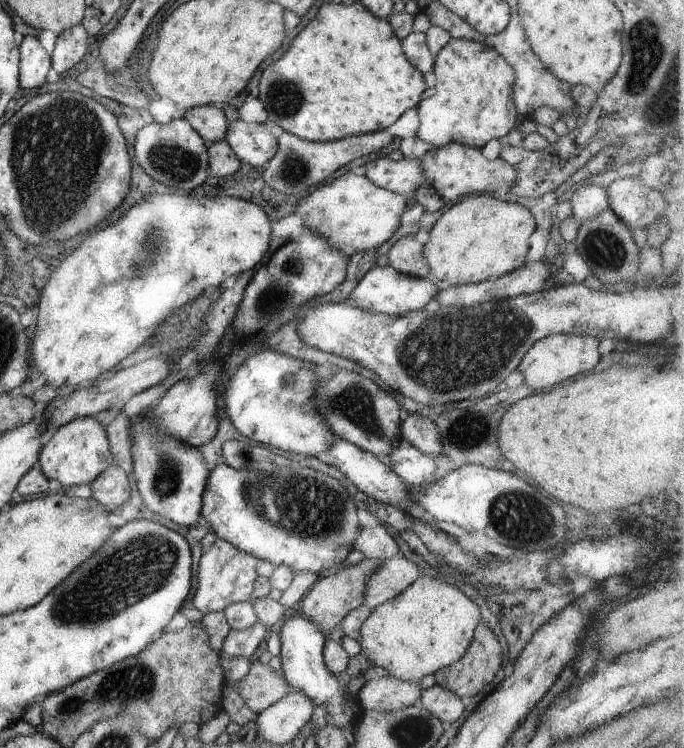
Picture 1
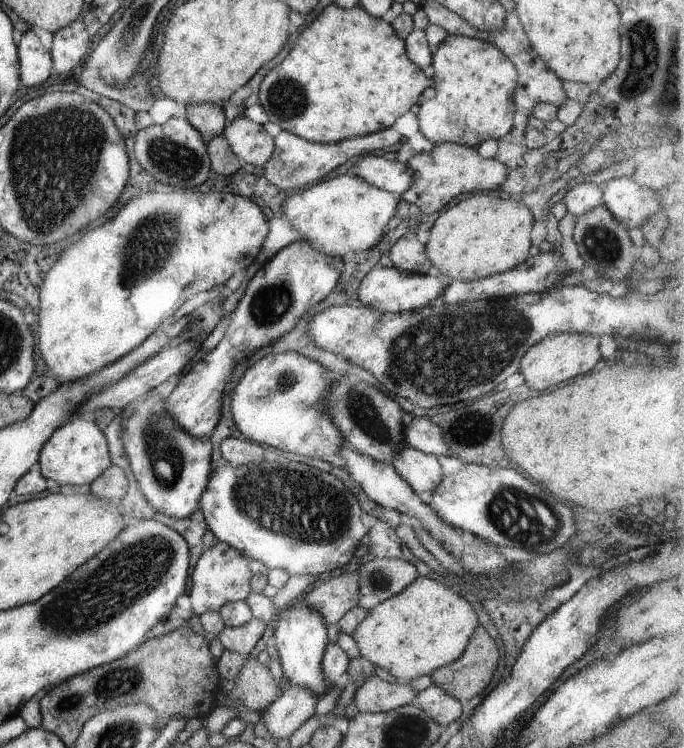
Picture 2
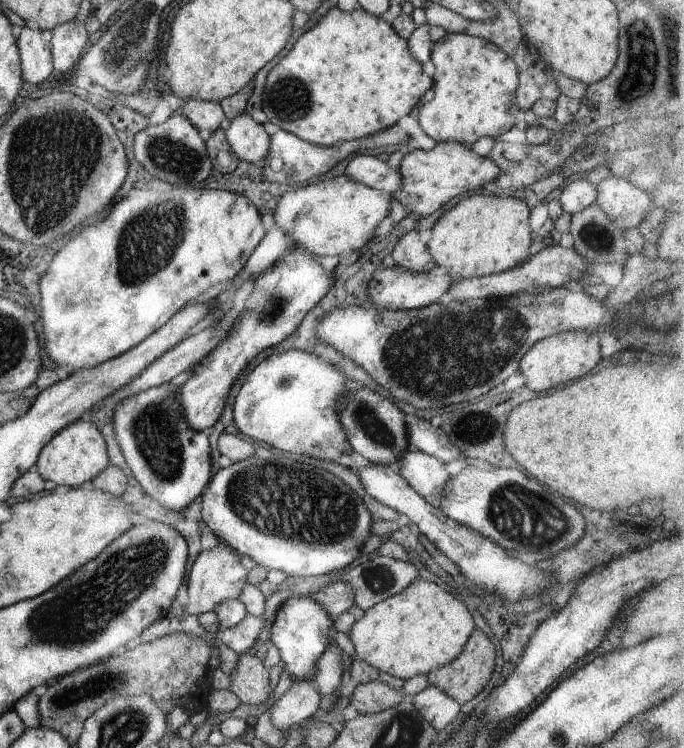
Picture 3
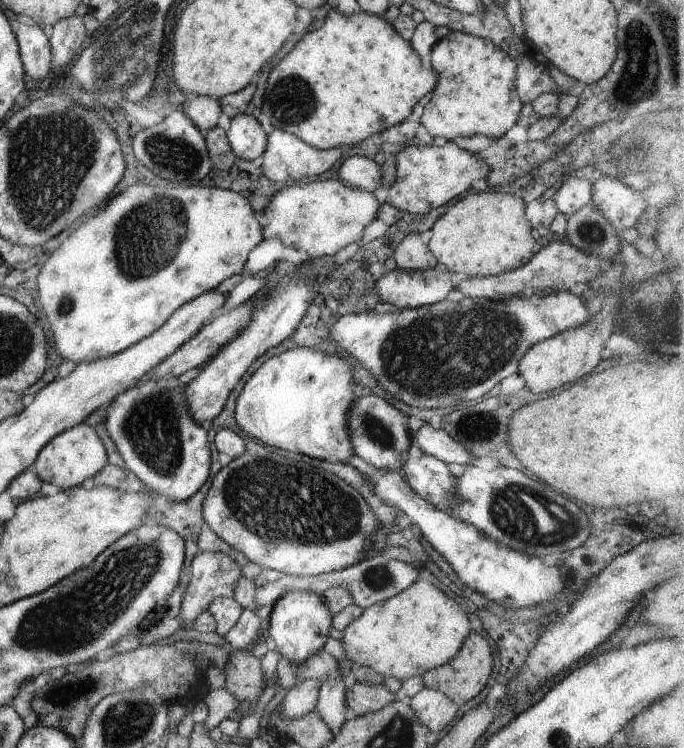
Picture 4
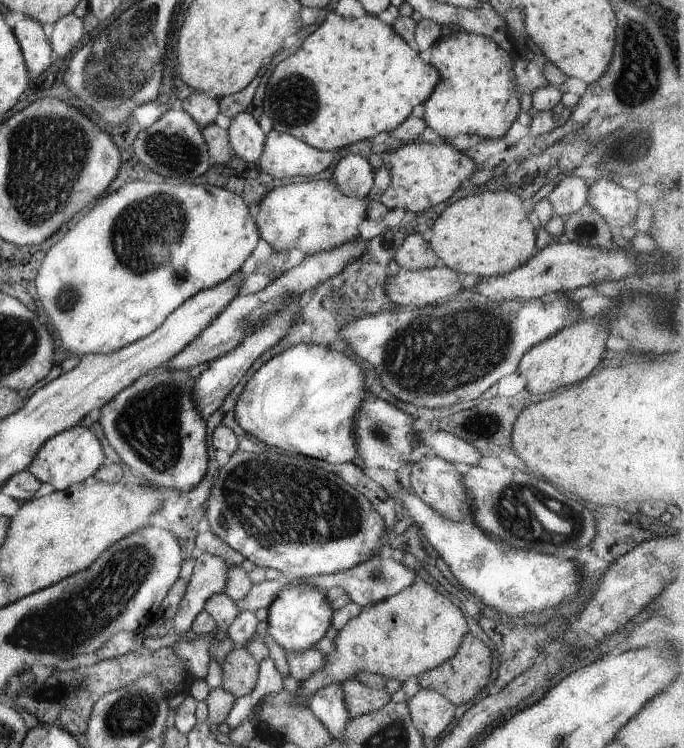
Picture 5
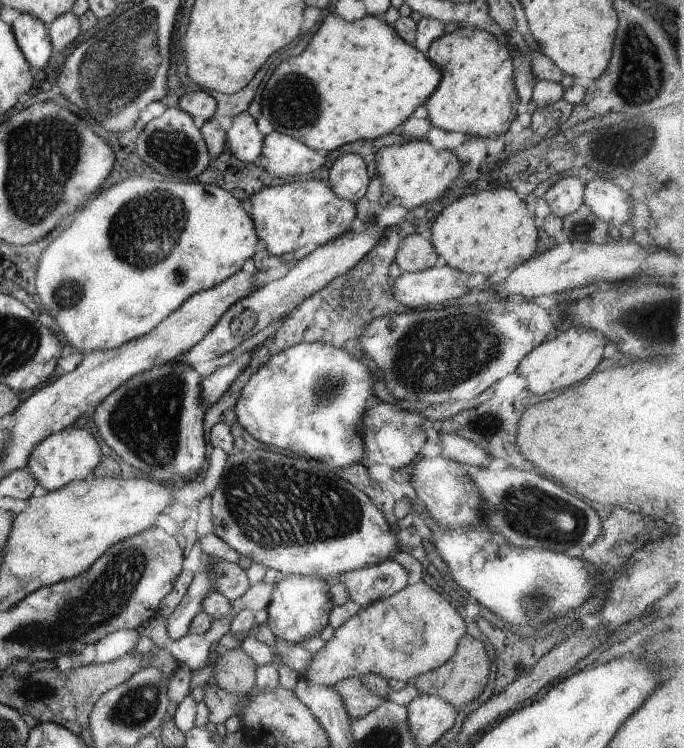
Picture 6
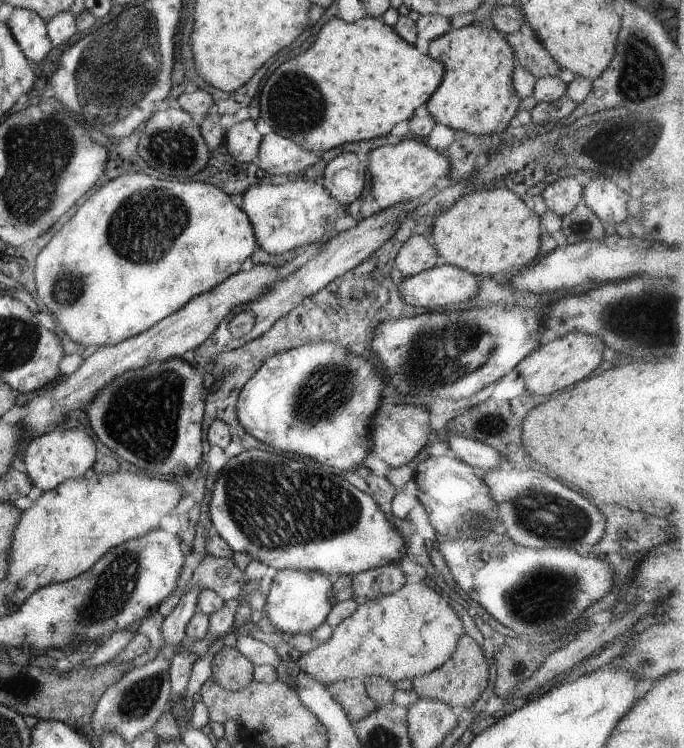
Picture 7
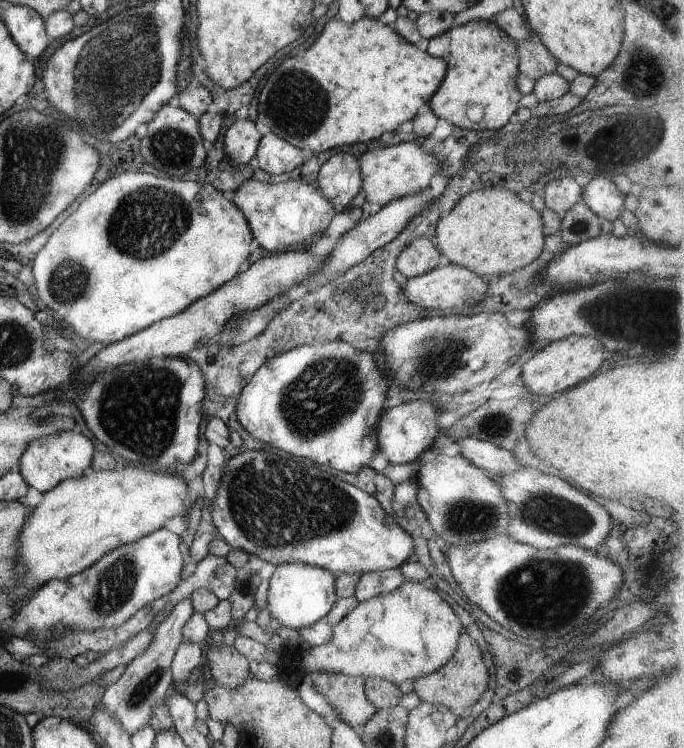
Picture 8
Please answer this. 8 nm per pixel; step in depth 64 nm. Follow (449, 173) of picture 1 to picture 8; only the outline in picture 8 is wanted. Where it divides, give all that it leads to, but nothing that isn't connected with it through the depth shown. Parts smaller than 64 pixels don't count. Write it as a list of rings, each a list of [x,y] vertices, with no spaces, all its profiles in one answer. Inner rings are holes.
[[[414,141],[400,142],[392,146],[384,146],[363,153],[356,153],[360,164],[360,176],[362,176],[362,192],[366,194],[365,200],[381,207],[390,204],[410,194],[418,194],[430,186],[430,180],[436,173],[440,173],[438,160],[428,154]]]

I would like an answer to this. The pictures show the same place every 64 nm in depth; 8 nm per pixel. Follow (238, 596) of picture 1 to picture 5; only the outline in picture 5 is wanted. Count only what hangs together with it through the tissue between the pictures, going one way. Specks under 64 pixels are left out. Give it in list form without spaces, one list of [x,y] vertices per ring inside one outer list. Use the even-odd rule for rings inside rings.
[[[204,552],[196,555],[195,559],[196,563],[186,593],[174,618],[169,621],[170,631],[174,636],[190,631],[194,618],[204,611],[204,604],[208,598],[214,594],[224,593],[228,582],[226,570],[228,566],[234,566],[222,560],[220,556]]]

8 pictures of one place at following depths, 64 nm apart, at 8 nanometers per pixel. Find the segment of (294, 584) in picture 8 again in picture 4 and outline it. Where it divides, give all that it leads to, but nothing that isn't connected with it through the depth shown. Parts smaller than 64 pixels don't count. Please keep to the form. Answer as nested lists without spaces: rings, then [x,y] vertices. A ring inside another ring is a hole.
[[[288,591],[274,605],[270,615],[270,637],[290,665],[304,665],[312,656],[320,653],[326,644],[331,629],[333,615],[327,605],[315,593]]]

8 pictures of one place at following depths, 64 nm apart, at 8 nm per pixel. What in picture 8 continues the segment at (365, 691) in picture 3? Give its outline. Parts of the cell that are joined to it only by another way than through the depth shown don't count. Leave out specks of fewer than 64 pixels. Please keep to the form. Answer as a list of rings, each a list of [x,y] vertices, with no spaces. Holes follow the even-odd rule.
[[[309,674],[317,691],[336,708],[338,716],[359,731],[374,714],[376,707],[365,693],[365,679],[346,674]]]

